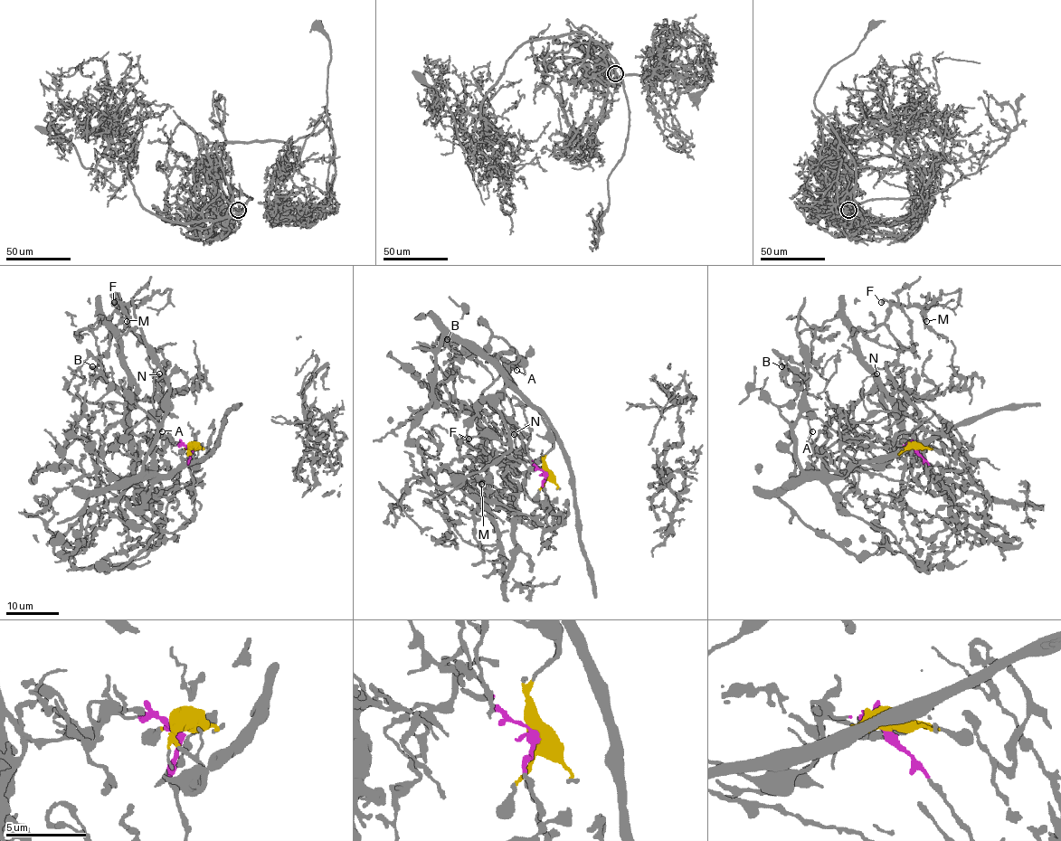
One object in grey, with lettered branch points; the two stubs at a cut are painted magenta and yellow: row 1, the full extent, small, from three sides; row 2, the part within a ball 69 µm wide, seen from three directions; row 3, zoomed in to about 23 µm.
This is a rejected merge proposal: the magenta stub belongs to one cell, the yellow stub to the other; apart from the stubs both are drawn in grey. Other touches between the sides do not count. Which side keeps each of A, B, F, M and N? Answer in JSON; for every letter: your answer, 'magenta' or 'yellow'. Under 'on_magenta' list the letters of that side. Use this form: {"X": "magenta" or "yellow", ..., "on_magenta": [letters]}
{"A": "yellow", "B": "magenta", "F": "magenta", "M": "magenta", "N": "yellow", "on_magenta": ["B", "F", "M"]}

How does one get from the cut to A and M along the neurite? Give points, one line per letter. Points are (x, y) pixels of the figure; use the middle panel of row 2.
A: (545, 472), (544, 458), (554, 446), (554, 428), (498, 358), (513, 350), (517, 357), (513, 364), (516, 370)
M: (544, 472), (523, 453), (516, 463), (487, 462), (485, 431), (475, 413), (484, 442), (469, 458), (481, 484)

